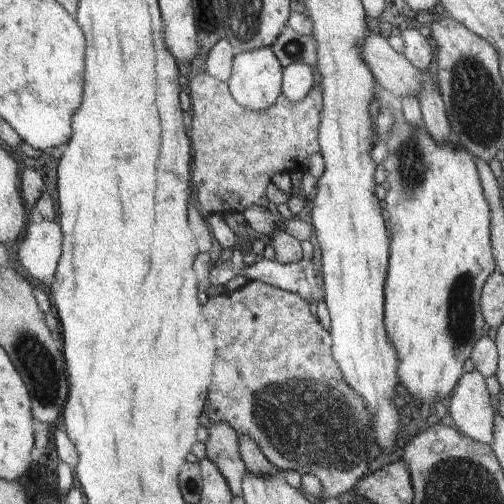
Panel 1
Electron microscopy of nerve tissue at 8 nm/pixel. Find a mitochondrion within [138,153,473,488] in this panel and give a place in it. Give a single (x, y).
(306, 423)

